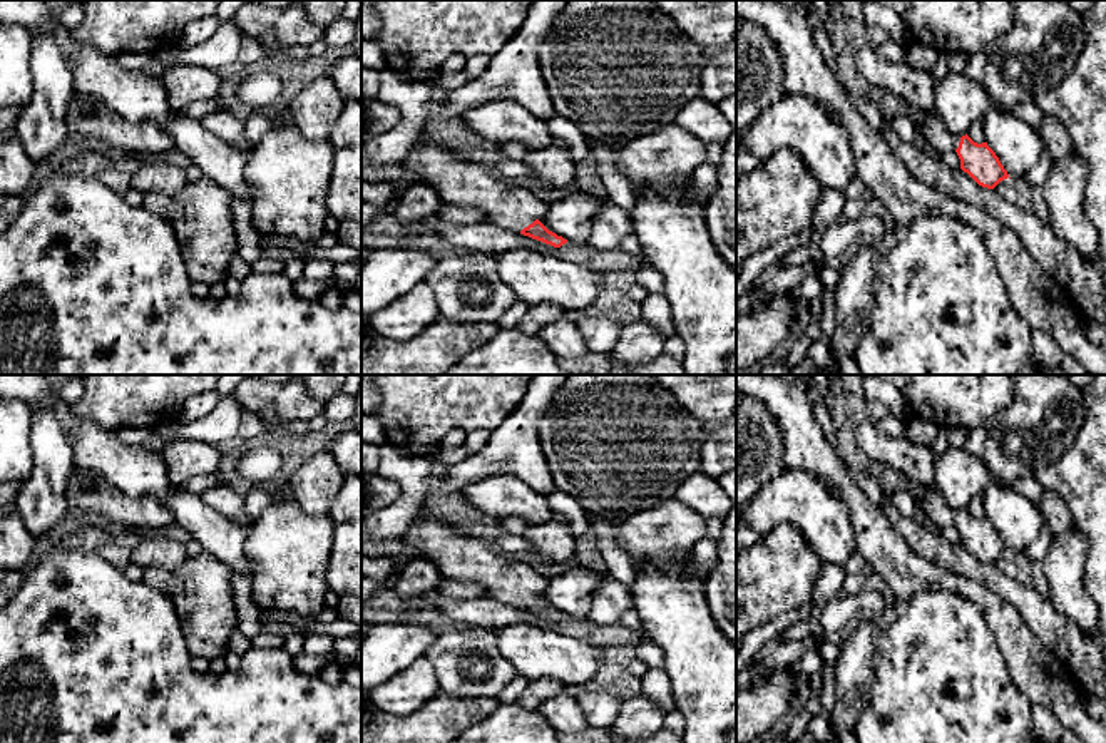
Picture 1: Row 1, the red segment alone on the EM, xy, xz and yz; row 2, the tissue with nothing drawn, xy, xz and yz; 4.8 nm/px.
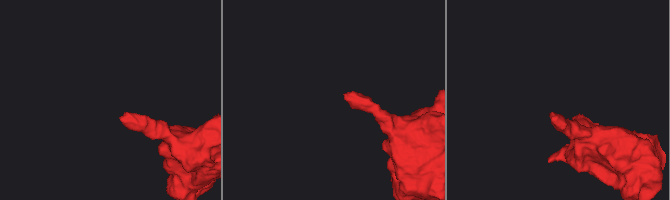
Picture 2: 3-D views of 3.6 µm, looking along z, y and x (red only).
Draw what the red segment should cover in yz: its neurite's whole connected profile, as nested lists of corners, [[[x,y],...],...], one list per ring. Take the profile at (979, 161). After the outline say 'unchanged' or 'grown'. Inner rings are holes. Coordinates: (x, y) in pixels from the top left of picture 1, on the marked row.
[[[935,110],[915,112],[917,124],[922,127],[925,141],[937,154],[955,151],[960,159],[960,169],[967,172],[979,186],[994,189],[1009,174],[987,142],[977,144],[967,134],[952,136],[942,124]]] | grown

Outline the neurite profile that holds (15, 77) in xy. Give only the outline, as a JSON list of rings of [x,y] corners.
[[[0,23],[0,110],[22,110],[33,95],[30,42],[25,27]]]

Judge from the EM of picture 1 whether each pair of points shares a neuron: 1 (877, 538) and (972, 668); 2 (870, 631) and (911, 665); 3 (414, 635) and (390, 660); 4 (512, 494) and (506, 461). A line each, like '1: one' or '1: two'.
1: two
2: two
3: one
4: two

